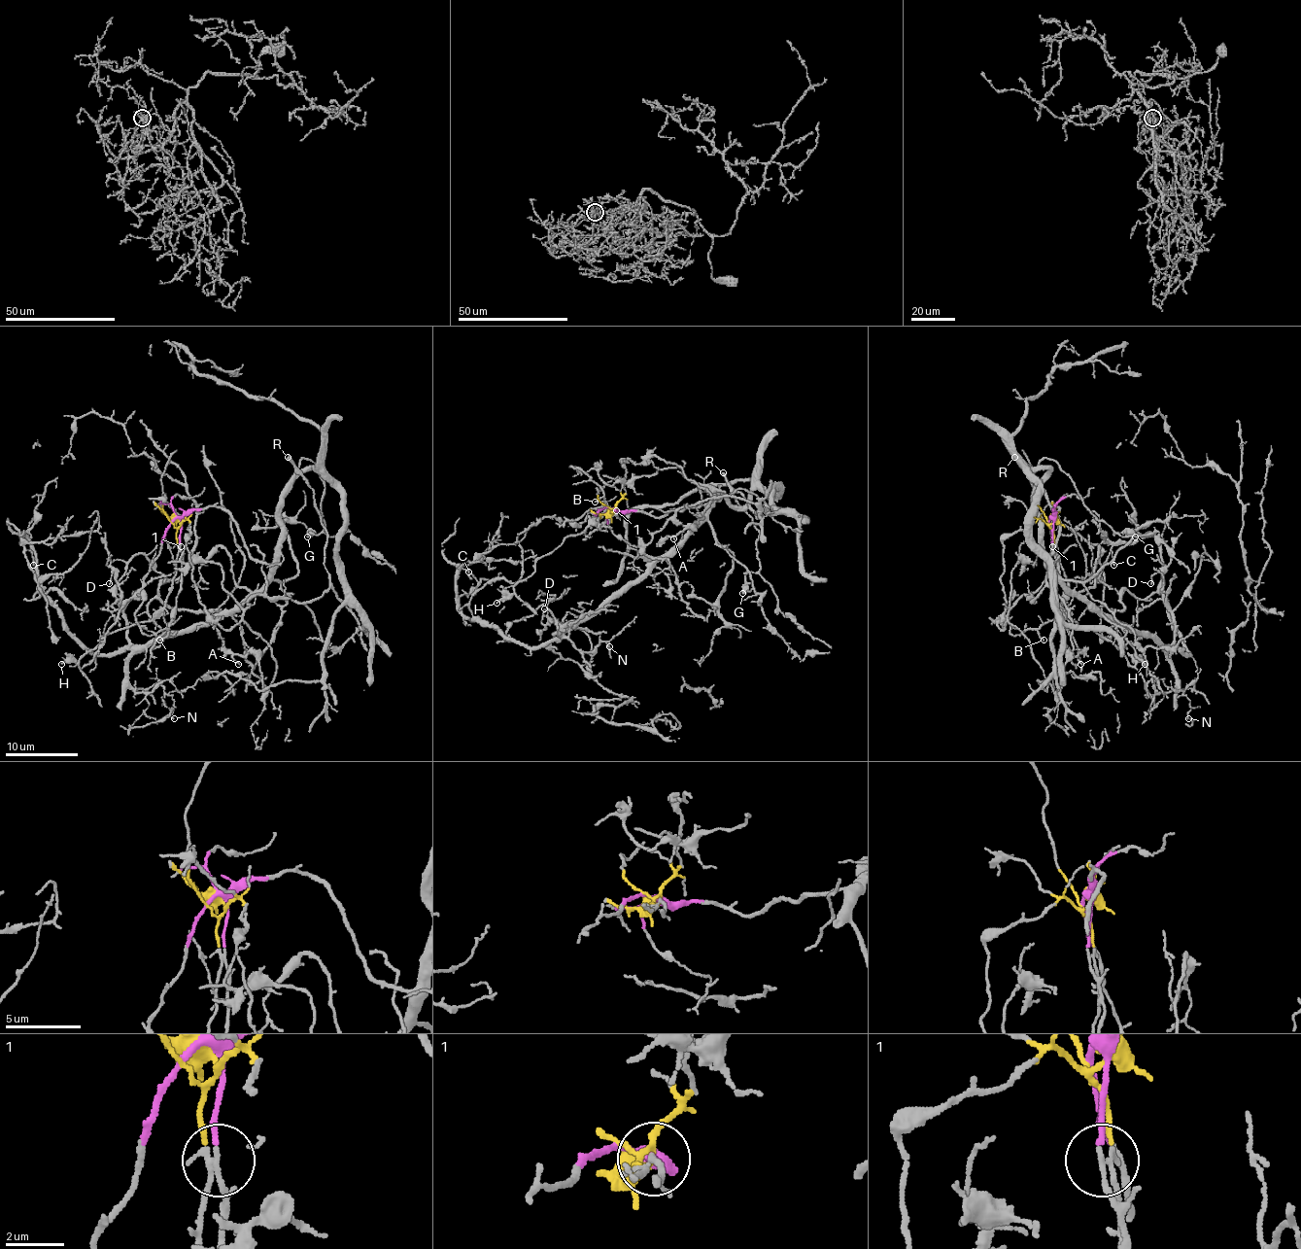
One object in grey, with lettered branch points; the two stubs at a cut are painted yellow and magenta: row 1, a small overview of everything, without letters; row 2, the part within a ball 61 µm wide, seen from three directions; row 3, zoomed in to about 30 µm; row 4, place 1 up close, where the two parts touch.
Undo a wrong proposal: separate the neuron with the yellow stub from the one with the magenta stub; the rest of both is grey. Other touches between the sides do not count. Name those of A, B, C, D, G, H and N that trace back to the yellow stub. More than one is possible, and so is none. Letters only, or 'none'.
A, G, H

